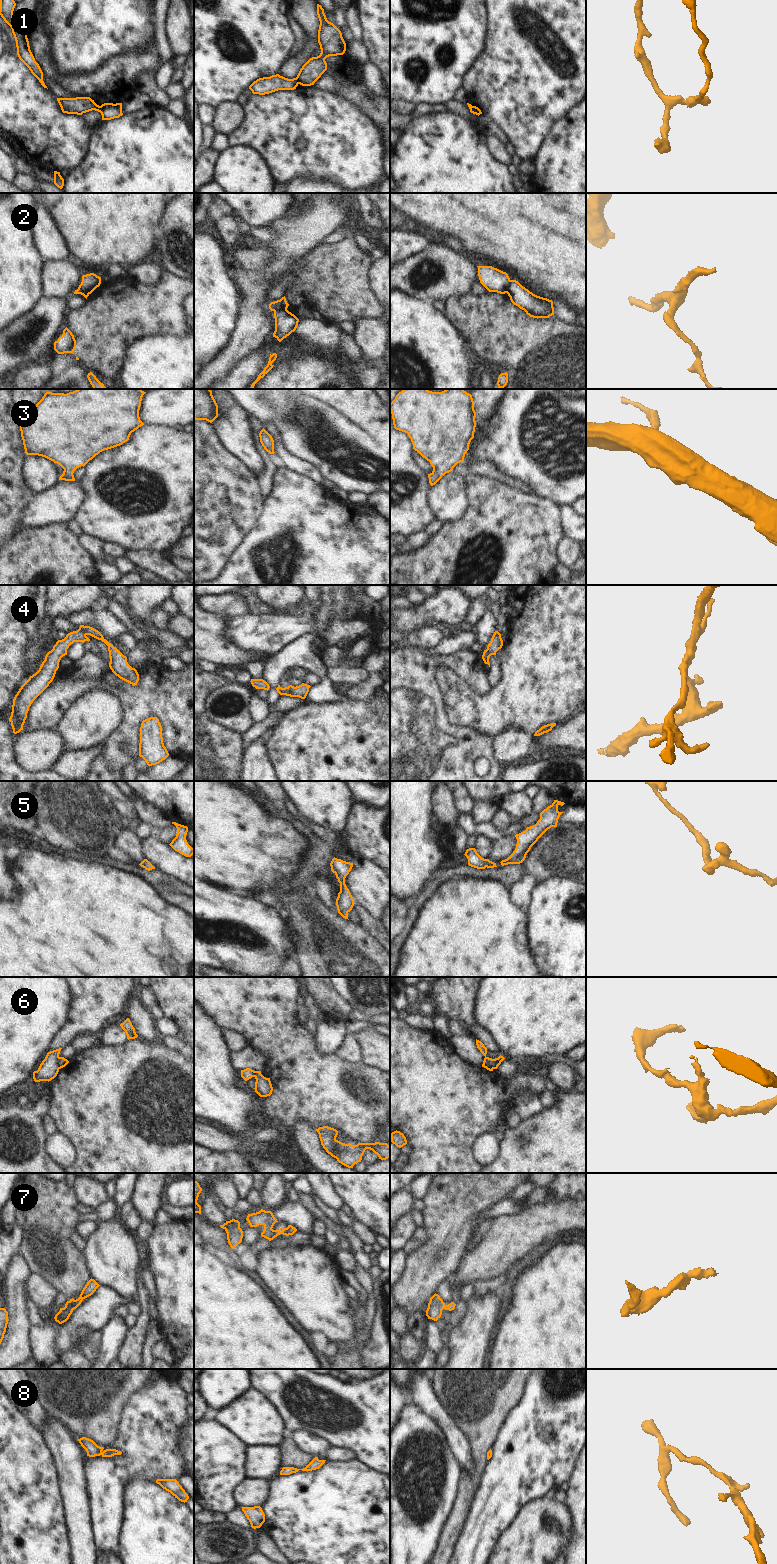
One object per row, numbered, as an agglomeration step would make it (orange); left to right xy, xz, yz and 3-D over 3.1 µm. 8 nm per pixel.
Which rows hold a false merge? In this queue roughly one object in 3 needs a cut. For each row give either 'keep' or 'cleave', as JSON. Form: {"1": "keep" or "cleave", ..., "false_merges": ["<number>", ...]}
{"1": "cleave", "2": "cleave", "3": "keep", "4": "keep", "5": "keep", "6": "cleave", "7": "keep", "8": "keep", "false_merges": ["1", "2", "6"]}

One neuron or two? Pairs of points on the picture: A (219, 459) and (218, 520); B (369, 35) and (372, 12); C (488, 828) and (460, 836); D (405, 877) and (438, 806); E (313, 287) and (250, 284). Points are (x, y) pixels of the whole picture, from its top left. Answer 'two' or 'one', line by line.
A: one
B: one
C: two
D: two
E: two

